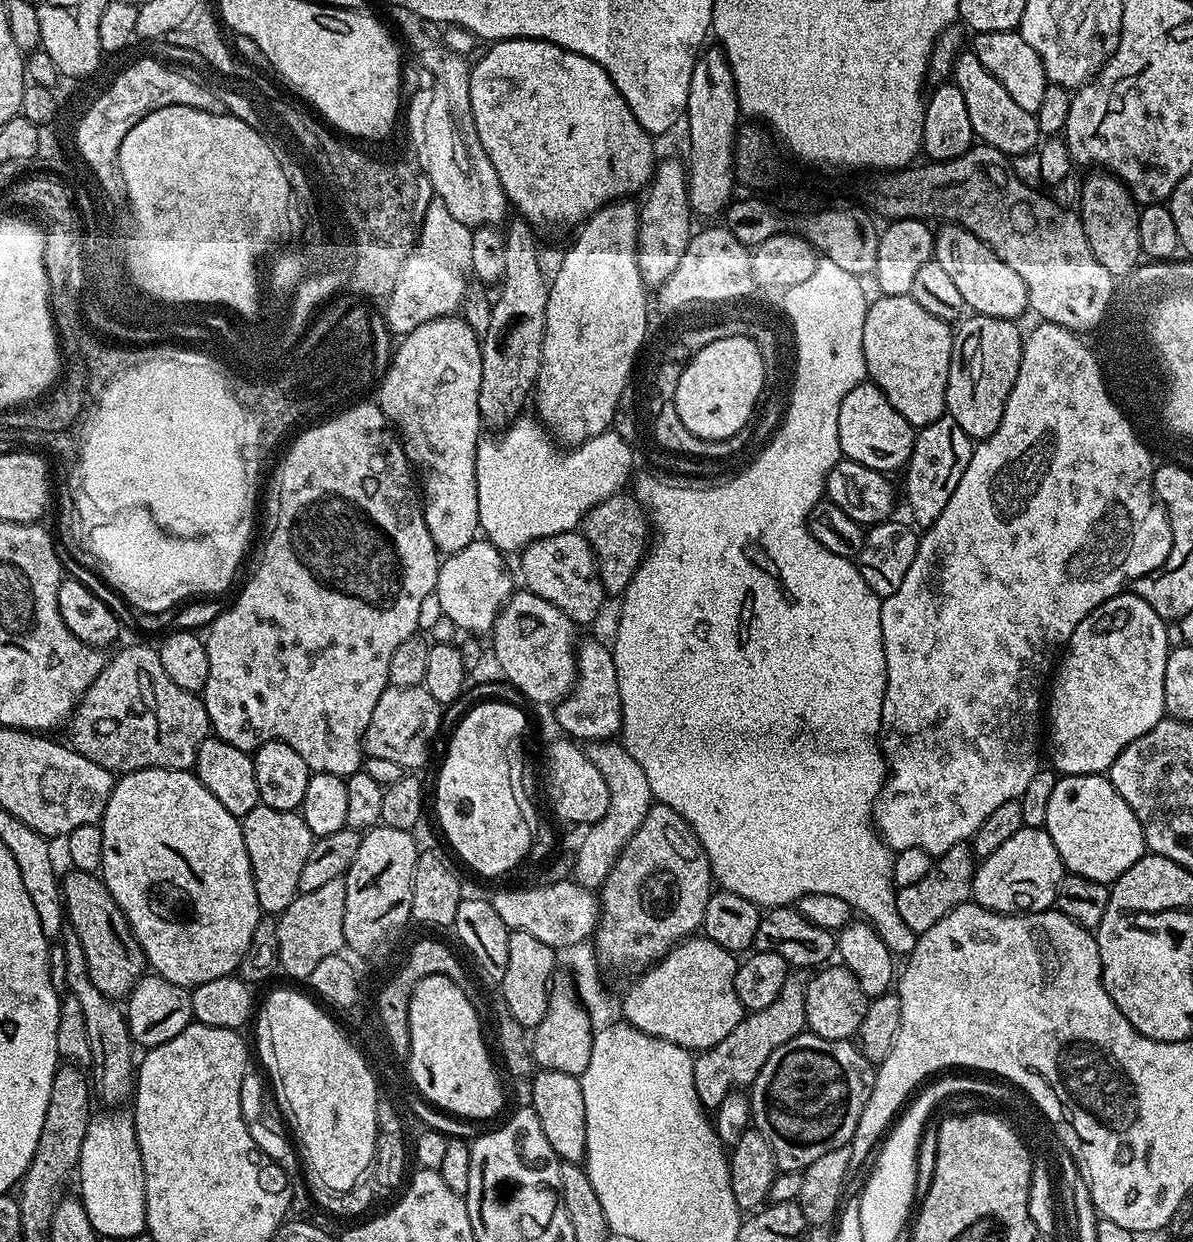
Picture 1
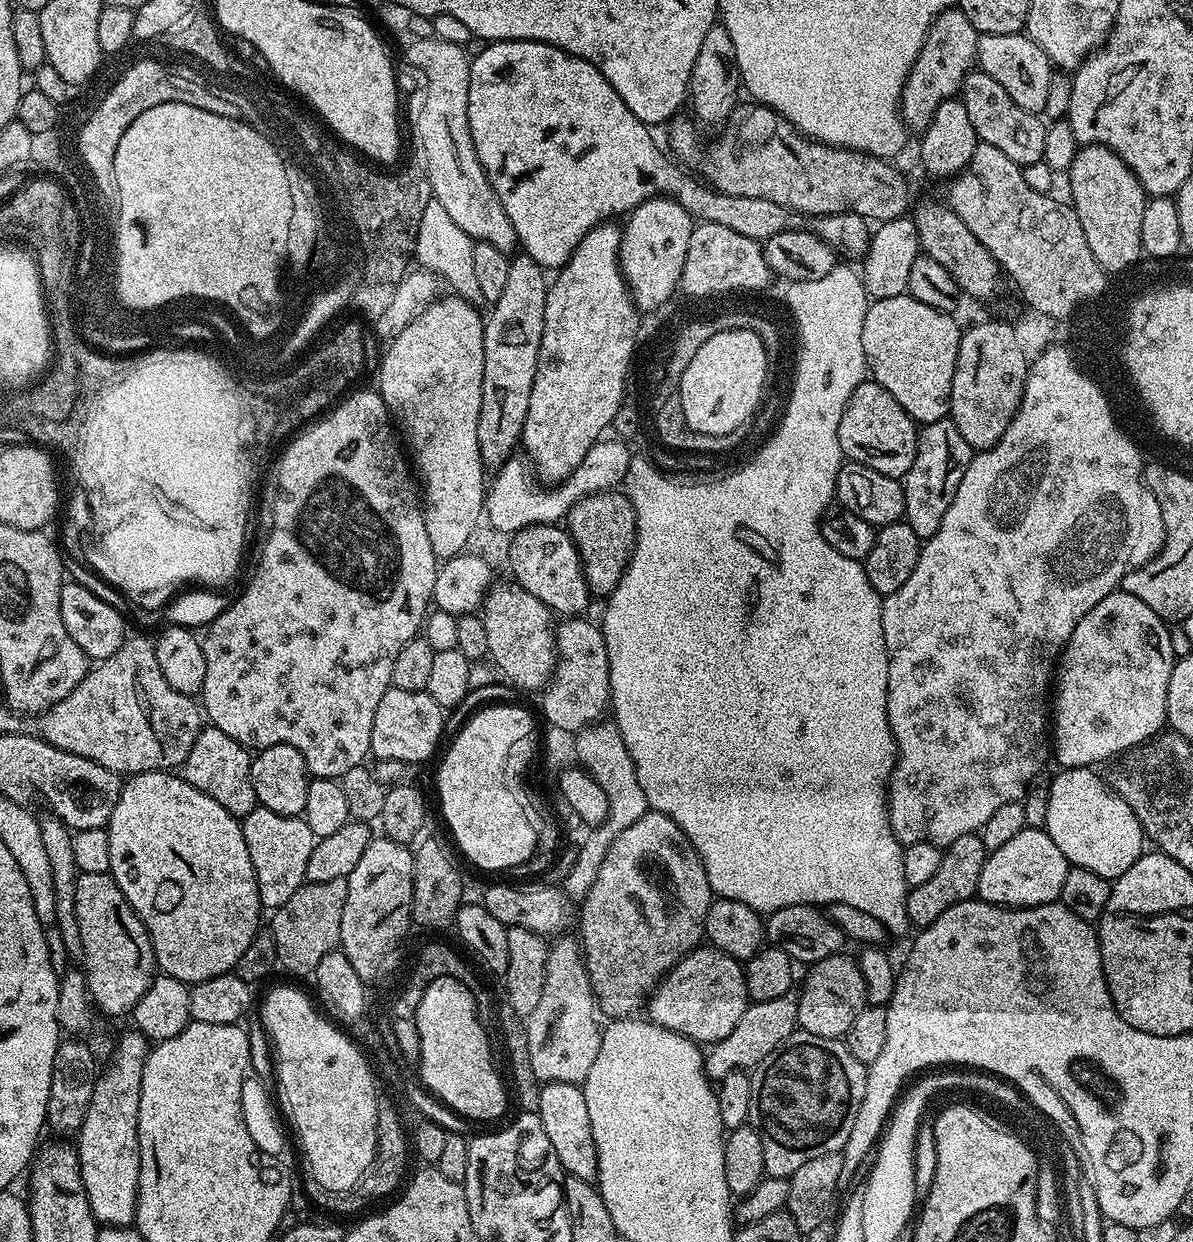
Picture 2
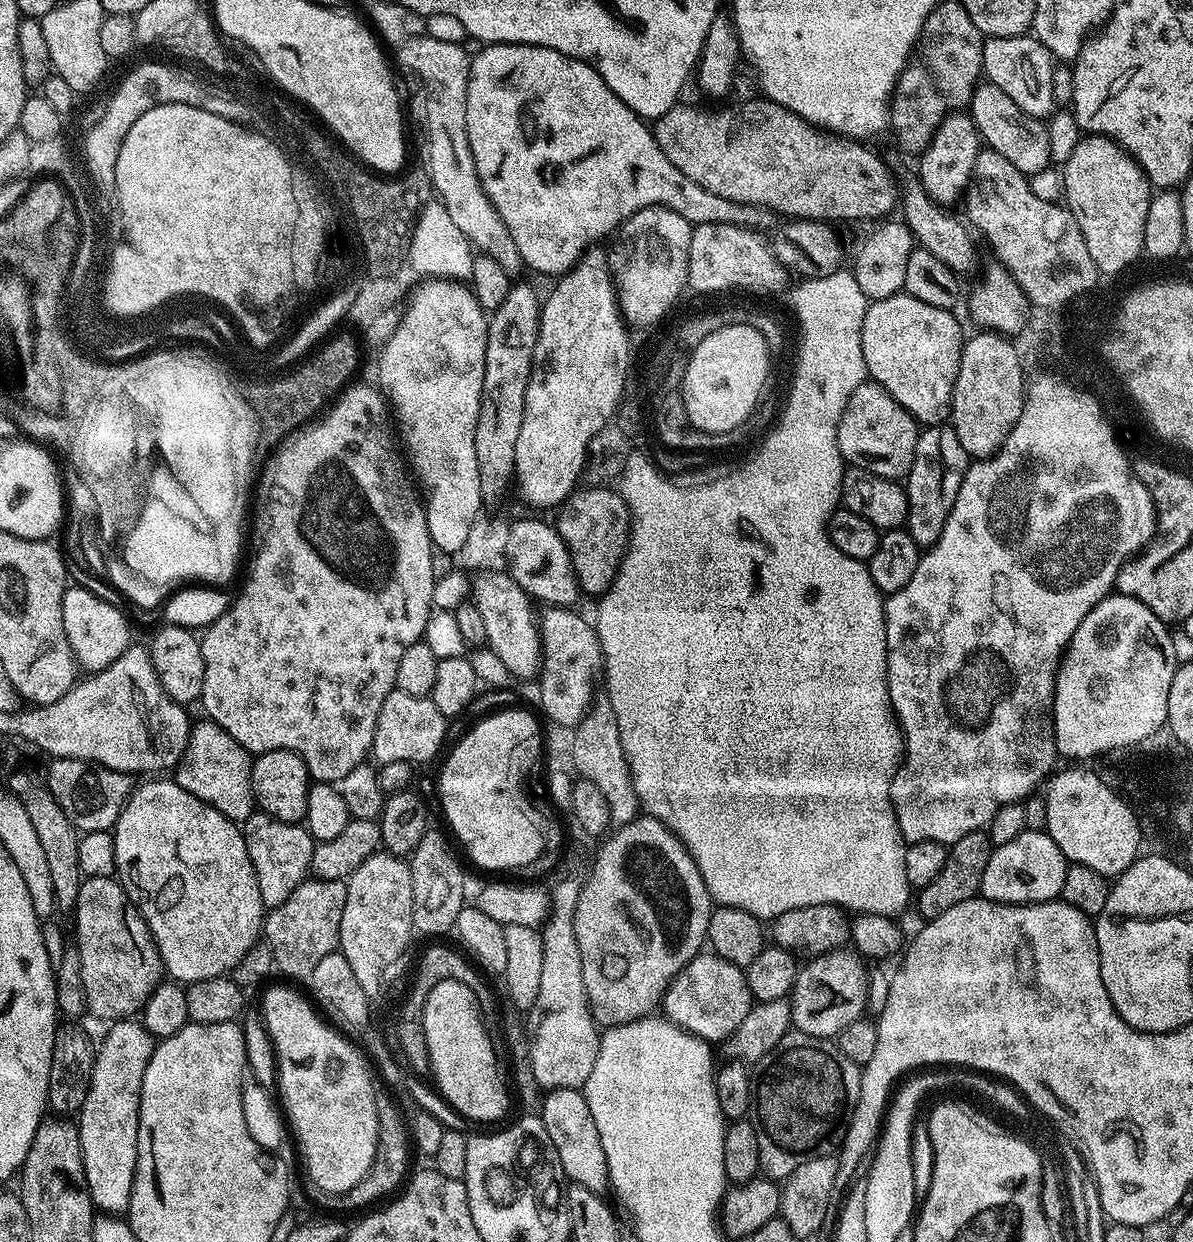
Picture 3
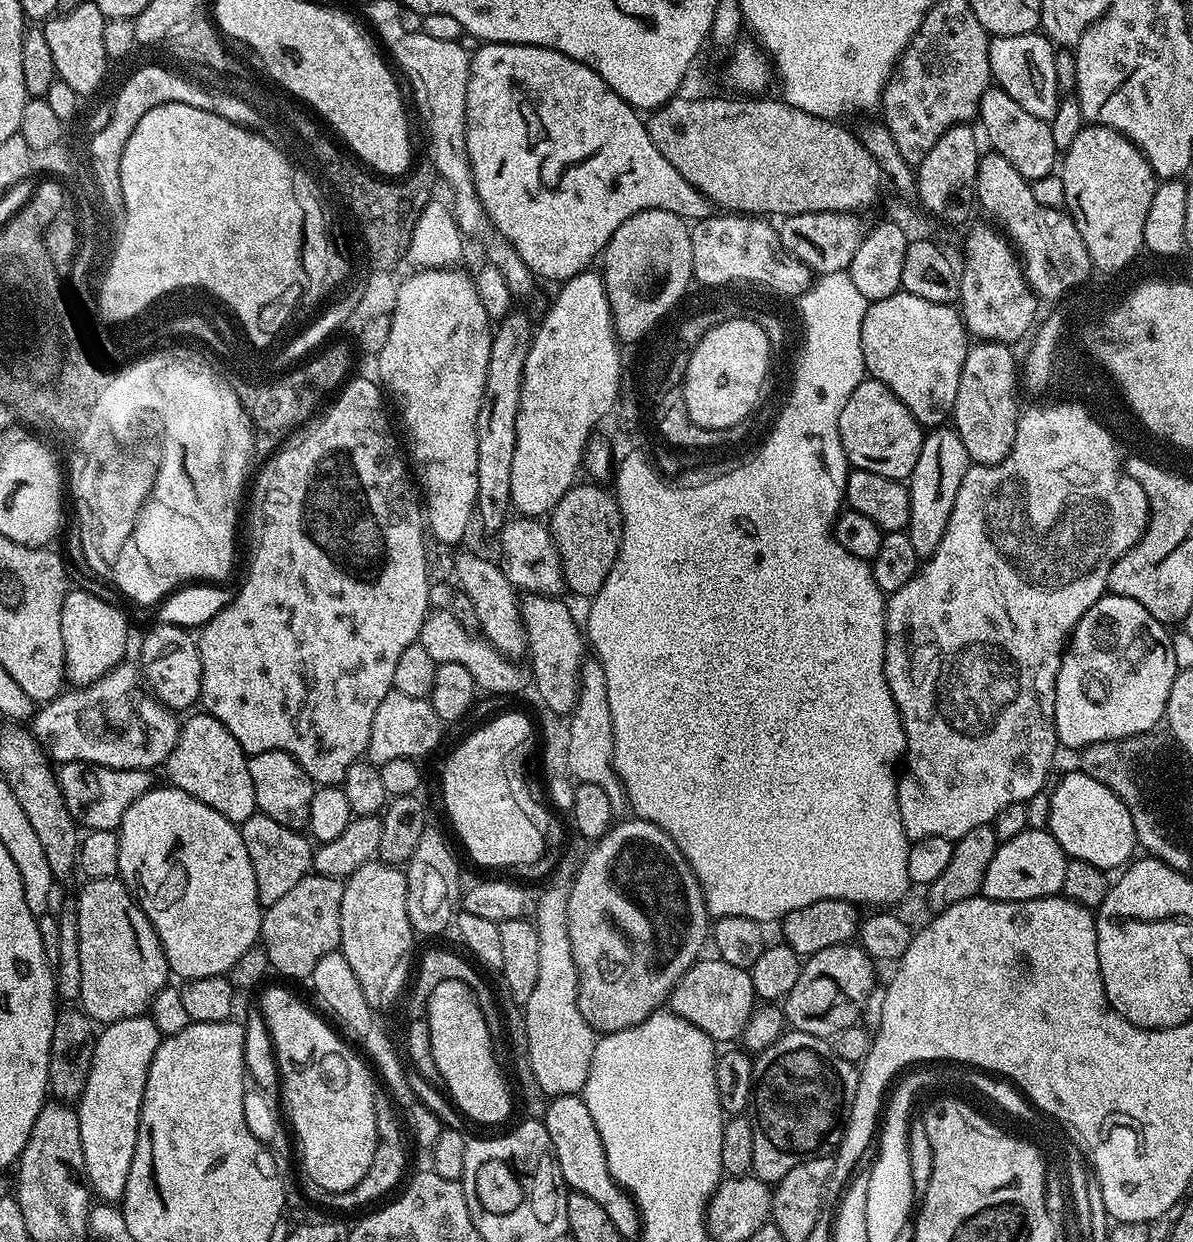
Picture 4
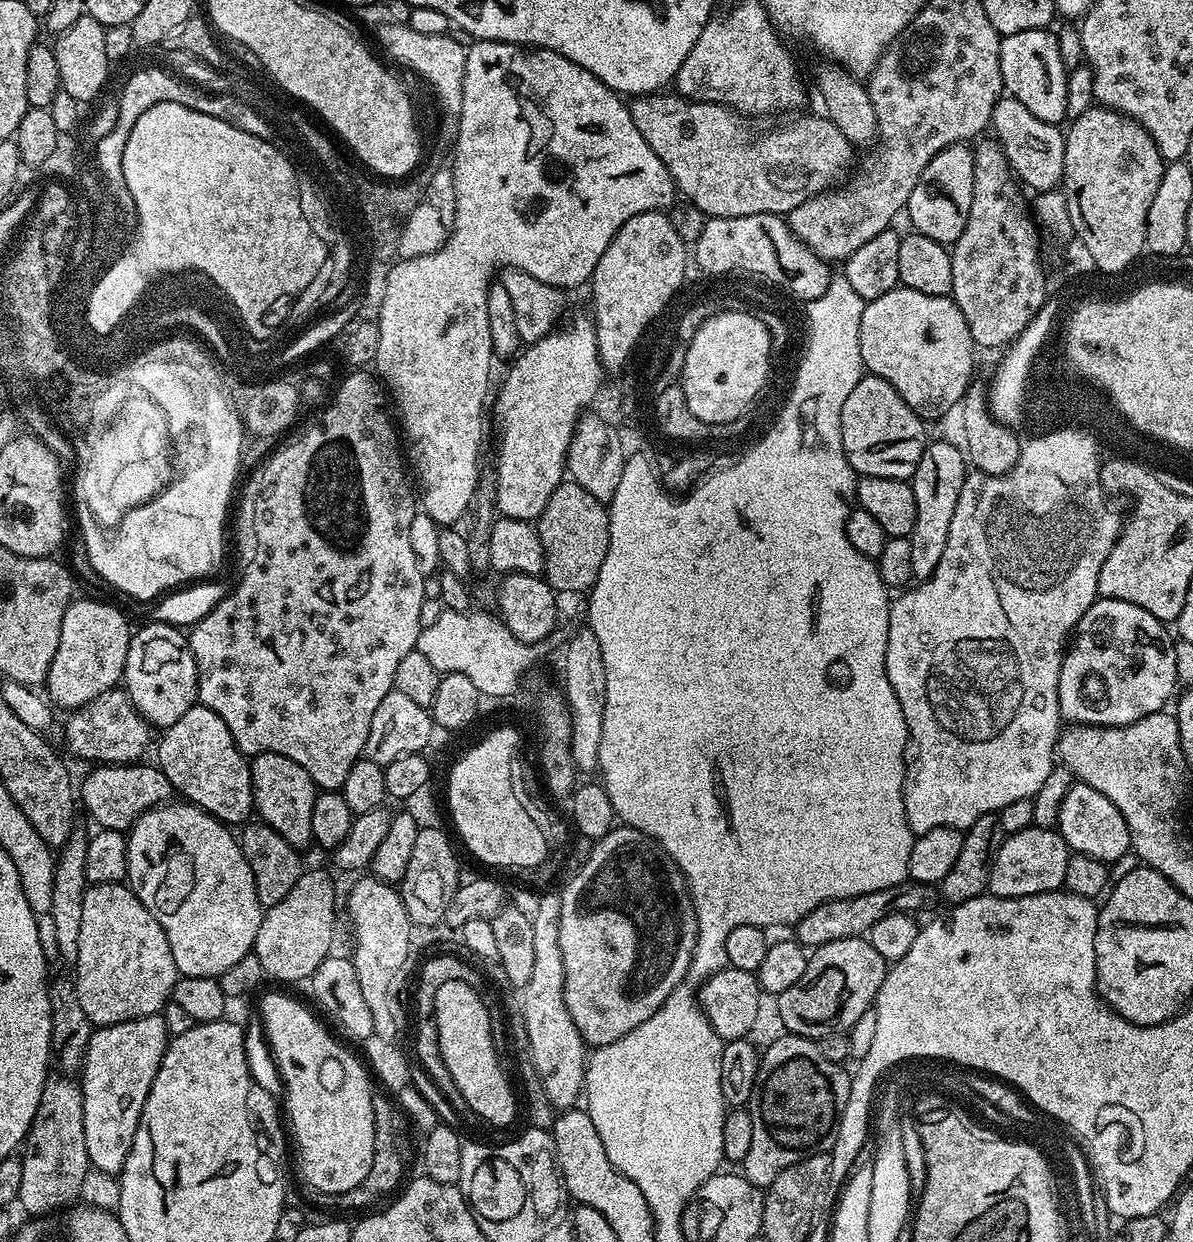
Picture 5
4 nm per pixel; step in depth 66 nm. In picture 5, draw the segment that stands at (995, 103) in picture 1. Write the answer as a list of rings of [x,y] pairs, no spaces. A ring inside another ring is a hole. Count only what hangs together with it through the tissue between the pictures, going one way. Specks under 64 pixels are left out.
[[[1004,94],[994,106],[990,128],[991,131],[996,131],[995,139],[1003,149],[1015,179],[1025,189],[1032,188],[1031,191],[1037,193],[1061,187],[1064,179],[1065,133],[1060,124],[1042,122],[1042,118],[1034,118],[1034,114],[1030,114],[1030,110],[1022,106],[1022,102]]]

